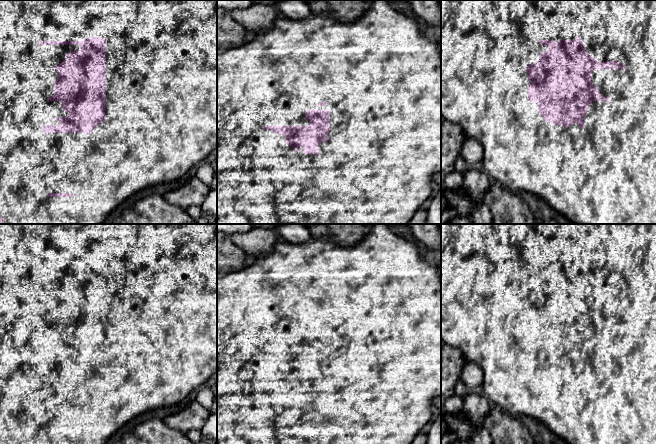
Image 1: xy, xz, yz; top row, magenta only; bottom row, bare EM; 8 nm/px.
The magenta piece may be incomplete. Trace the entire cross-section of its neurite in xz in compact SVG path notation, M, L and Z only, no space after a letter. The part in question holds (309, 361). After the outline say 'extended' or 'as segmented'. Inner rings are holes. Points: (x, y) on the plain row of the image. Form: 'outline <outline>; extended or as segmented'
outline M372 224L372 227L371 227L371 230L370 230L370 232L369 232L369 233L368 233L368 234L367 234L367 235L366 235L366 236L365 236L365 238L364 238L364 239L363 239L363 240L362 240L362 241L361 241L361 242L358 242L358 243L357 243L357 244L356 244L356 245L354 245L354 246L352 246L352 247L340 247L340 246L338 246L338 245L336 245L336 244L335 244L335 243L334 243L334 242L333 242L333 241L332 241L332 240L331 240L331 238L330 238L330 237L329 237L329 236L322 236L322 237L320 237L320 238L316 238L316 237L311 237L311 238L310 238L310 239L309 239L309 240L308 240L308 241L307 241L307 242L306 242L306 243L302 243L302 244L291 244L291 243L289 243L289 242L286 242L286 241L283 241L283 240L282 240L282 241L280 241L280 242L279 242L279 243L278 243L278 244L277 244L277 245L276 245L276 246L274 246L274 248L273 248L273 249L272 249L272 251L271 251L271 252L270 252L270 253L269 253L269 254L267 254L267 255L266 255L266 256L259 256L259 257L256 257L256 258L255 258L255 261L254 261L254 263L253 263L253 264L251 264L251 265L249 265L249 266L246 266L246 267L245 267L245 268L244 268L244 269L242 269L242 270L239 270L239 271L236 271L236 272L233 272L233 273L230 273L230 274L227 274L227 275L226 275L226 276L225 276L225 277L223 277L223 278L220 278L220 279L217 279L217 444L411 444L411 443L412 443L412 441L413 441L413 440L414 440L414 438L415 438L415 437L416 437L416 436L417 436L417 435L418 435L418 434L419 434L419 432L420 432L420 430L421 430L421 429L422 429L422 428L423 428L423 427L424 427L424 426L425 426L425 425L426 425L426 424L427 424L427 422L428 422L428 421L429 421L429 420L430 420L430 419L431 419L431 415L432 415L432 413L431 413L431 407L432 407L432 406L433 406L433 403L432 403L432 400L433 400L433 399L434 399L434 398L436 398L436 397L439 397L439 396L441 396L441 265L436 265L436 264L431 264L431 263L429 263L429 262L428 262L428 260L427 260L427 258L426 258L426 254L427 254L427 253L424 253L424 252L423 252L423 251L422 251L422 249L421 249L421 248L420 248L420 246L419 246L419 245L418 245L418 244L417 244L417 243L415 243L415 242L413 242L413 241L410 241L410 240L408 240L408 239L405 239L405 238L403 238L403 237L400 237L400 236L398 236L398 235L397 235L397 234L396 234L396 233L395 233L395 232L394 232L394 231L393 231L393 229L392 229L392 227L391 227L391 224Z; extended

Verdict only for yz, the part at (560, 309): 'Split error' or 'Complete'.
Split error

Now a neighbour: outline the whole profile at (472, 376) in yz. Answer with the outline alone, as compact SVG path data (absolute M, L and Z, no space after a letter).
M467 362L464 366L461 380L463 381L466 389L481 386L483 383L483 371L473 362Z

